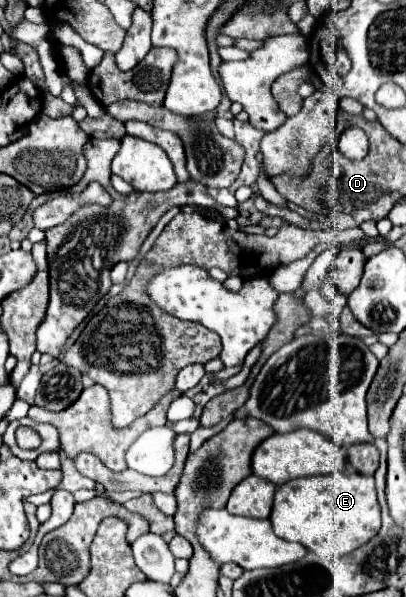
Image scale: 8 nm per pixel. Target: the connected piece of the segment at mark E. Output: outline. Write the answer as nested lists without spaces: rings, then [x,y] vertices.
[[[346,466],[340,474],[290,480],[276,490],[270,522],[278,538],[298,542],[306,550],[314,552],[318,556],[318,566],[328,573],[320,564],[320,558],[346,558],[346,554],[366,544],[378,532],[380,506],[374,478],[362,476],[352,470],[352,466]]]

